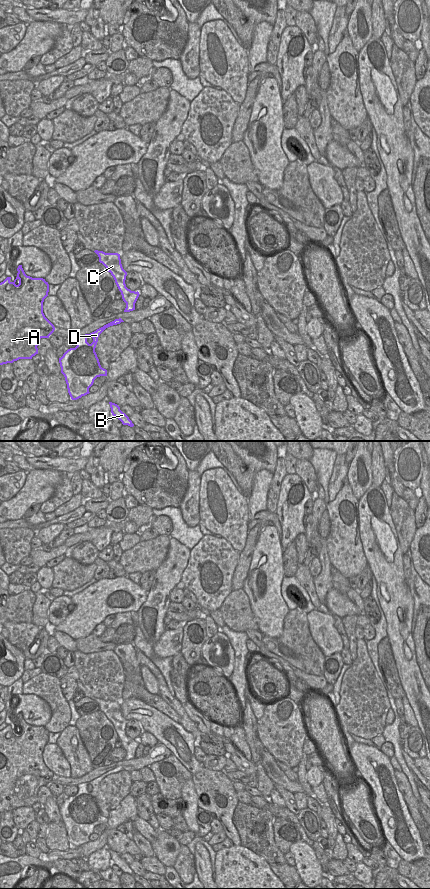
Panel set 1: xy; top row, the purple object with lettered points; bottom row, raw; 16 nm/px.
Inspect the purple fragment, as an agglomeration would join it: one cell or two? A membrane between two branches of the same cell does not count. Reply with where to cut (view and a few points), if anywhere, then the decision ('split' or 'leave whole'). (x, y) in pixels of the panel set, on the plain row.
xy (125, 749), (134, 753) | split

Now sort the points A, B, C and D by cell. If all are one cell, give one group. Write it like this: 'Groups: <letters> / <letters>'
Groups: A B D / C

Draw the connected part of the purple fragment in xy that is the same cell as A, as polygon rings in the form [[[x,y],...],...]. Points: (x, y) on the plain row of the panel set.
[[[19,713],[17,725],[11,730],[11,725],[7,725],[0,731],[0,813],[13,811],[19,807],[32,807],[38,802],[38,790],[41,786],[49,786],[54,780],[54,773],[45,765],[43,761],[43,750],[48,744],[49,732],[43,726],[32,726],[27,724]]]

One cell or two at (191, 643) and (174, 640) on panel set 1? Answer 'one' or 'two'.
two

